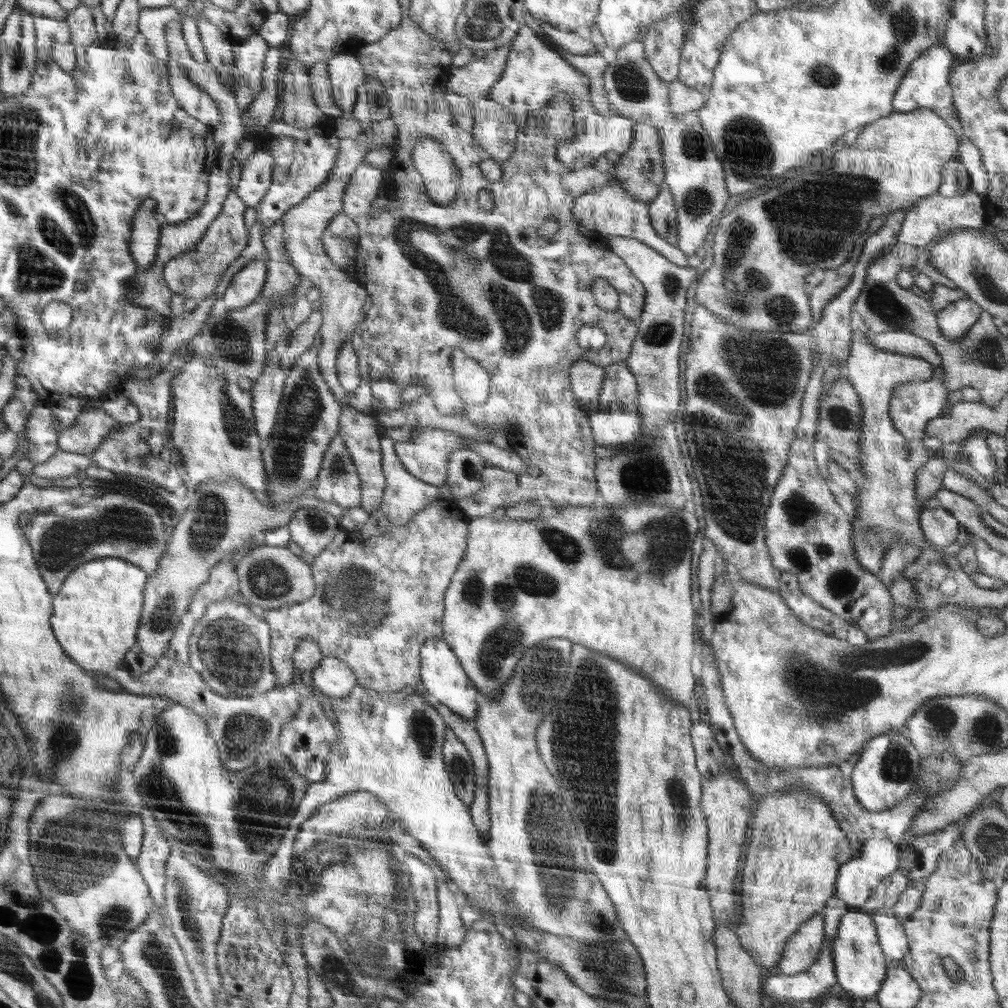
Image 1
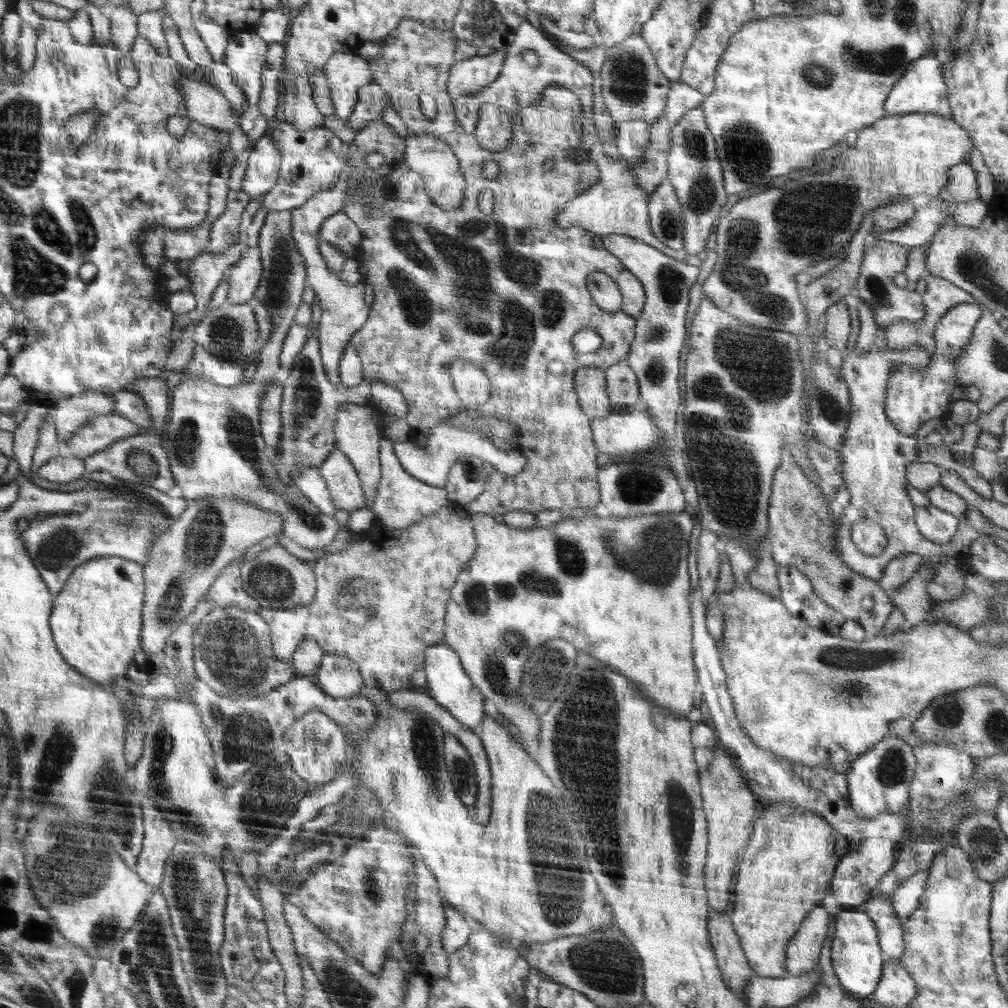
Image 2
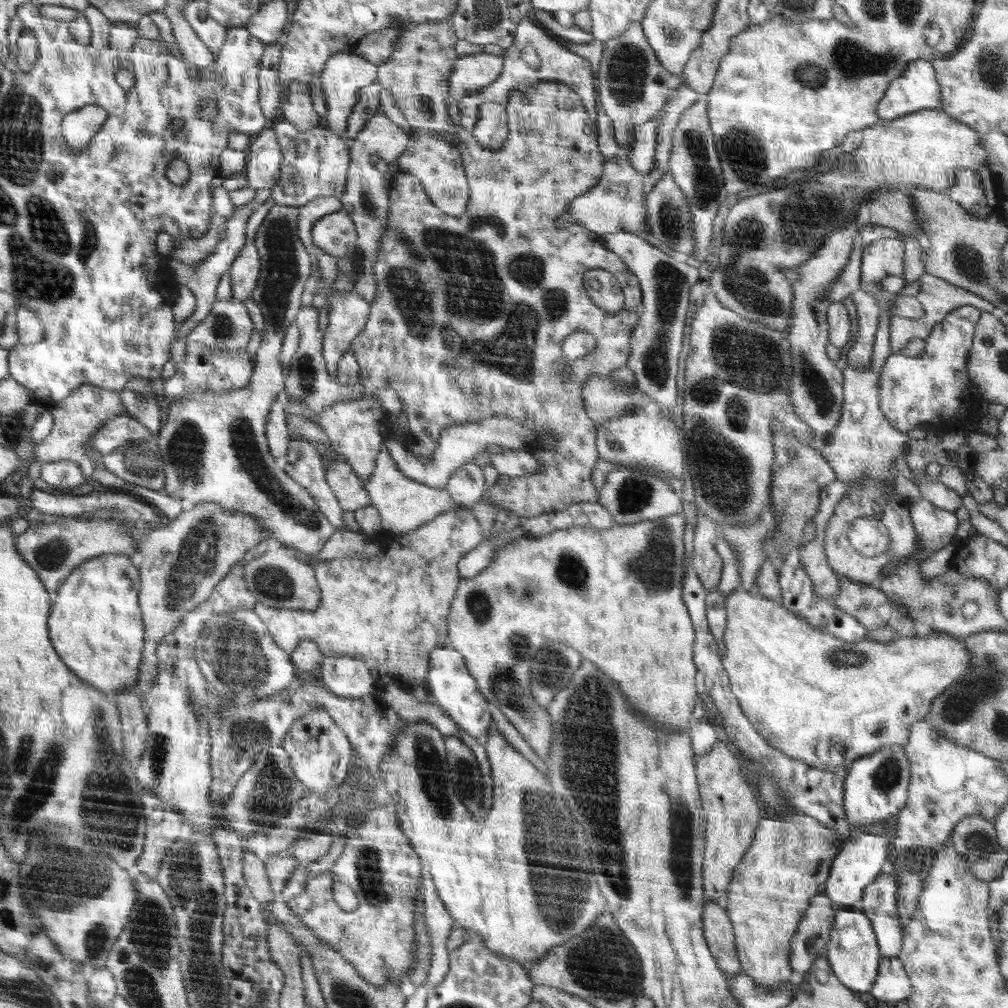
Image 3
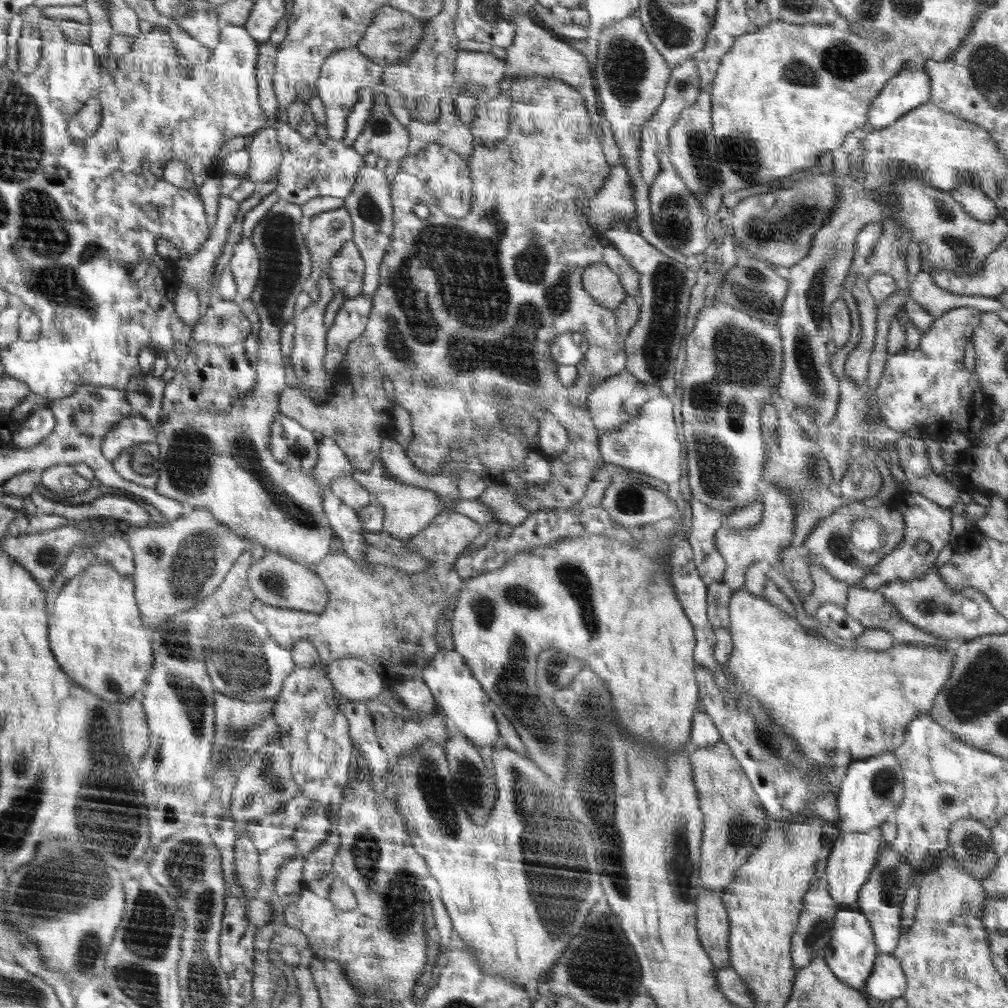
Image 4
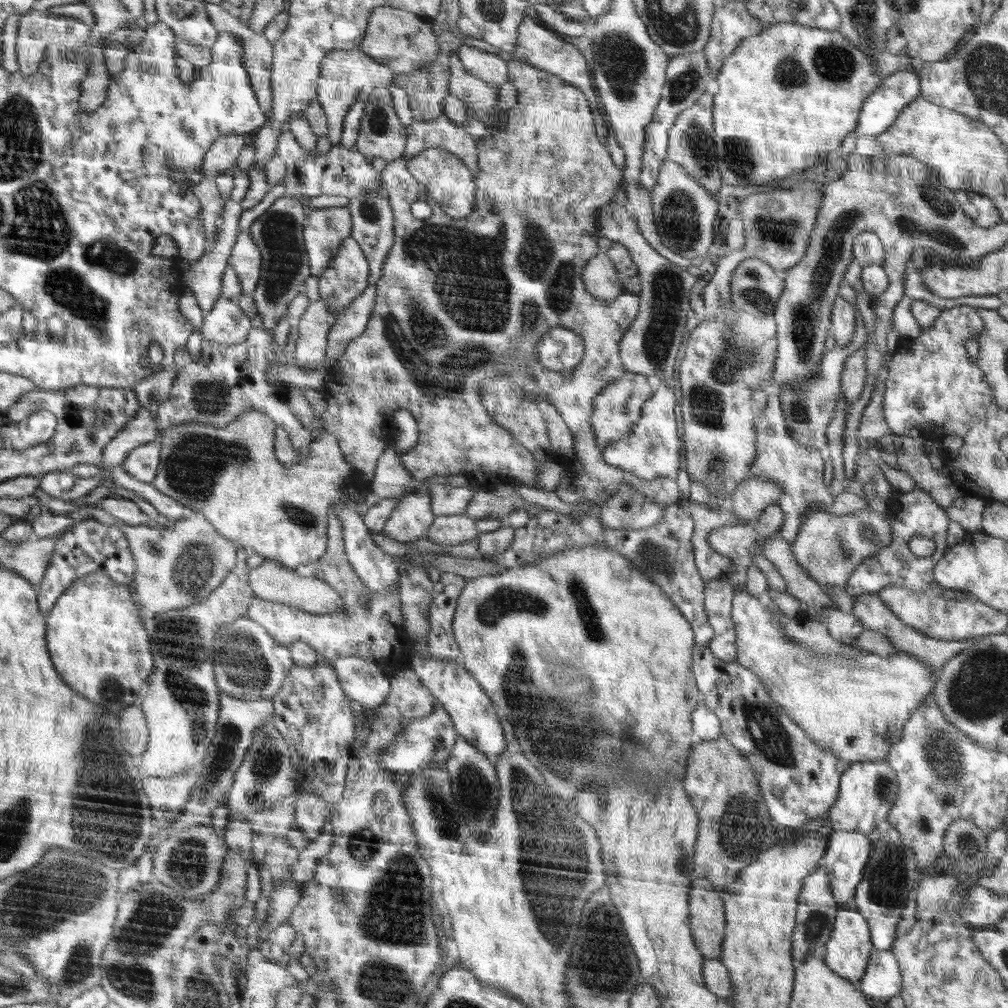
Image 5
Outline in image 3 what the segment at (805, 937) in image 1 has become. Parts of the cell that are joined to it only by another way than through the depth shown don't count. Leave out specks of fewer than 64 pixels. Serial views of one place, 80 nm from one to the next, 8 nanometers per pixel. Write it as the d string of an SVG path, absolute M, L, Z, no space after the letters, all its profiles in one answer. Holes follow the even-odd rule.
M825 892L810 900L789 944L790 968L797 979L803 977L818 958L826 955L835 914Z

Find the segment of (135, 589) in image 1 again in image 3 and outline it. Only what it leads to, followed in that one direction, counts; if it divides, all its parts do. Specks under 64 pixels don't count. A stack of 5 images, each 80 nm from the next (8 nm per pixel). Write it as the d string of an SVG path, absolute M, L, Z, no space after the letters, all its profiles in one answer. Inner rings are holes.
M107 554L76 567L66 576L54 597L54 616L50 616L53 647L76 676L104 692L108 698L113 699L121 690L132 688L138 678L144 650L144 624L140 620L138 608L139 590L140 577L135 560L120 554Z

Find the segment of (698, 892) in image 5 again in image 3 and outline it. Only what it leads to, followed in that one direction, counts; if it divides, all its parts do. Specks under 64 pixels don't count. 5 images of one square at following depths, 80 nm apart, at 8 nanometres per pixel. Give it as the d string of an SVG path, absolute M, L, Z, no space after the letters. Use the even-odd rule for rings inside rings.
M706 901L704 924L710 952L717 958L717 964L726 978L733 979L734 975L742 973L742 962L737 956L737 938L732 921L722 903Z

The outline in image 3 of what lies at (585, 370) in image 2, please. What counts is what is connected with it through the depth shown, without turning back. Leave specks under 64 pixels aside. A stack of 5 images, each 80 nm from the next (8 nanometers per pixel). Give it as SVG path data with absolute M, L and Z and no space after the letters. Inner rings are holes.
M593 374L583 384L583 400L586 412L594 424L600 425L616 417L630 415L635 404L645 393L637 387L629 389L617 385L610 376Z

